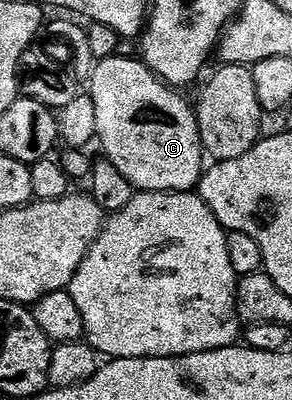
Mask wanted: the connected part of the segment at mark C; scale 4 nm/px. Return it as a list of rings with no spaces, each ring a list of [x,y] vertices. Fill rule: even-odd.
[[[124,53],[100,60],[87,80],[87,94],[95,101],[97,139],[105,150],[104,158],[137,191],[193,191],[200,184],[207,156],[201,146],[194,104],[188,103],[180,90],[163,82],[144,61],[137,57],[128,59]]]

